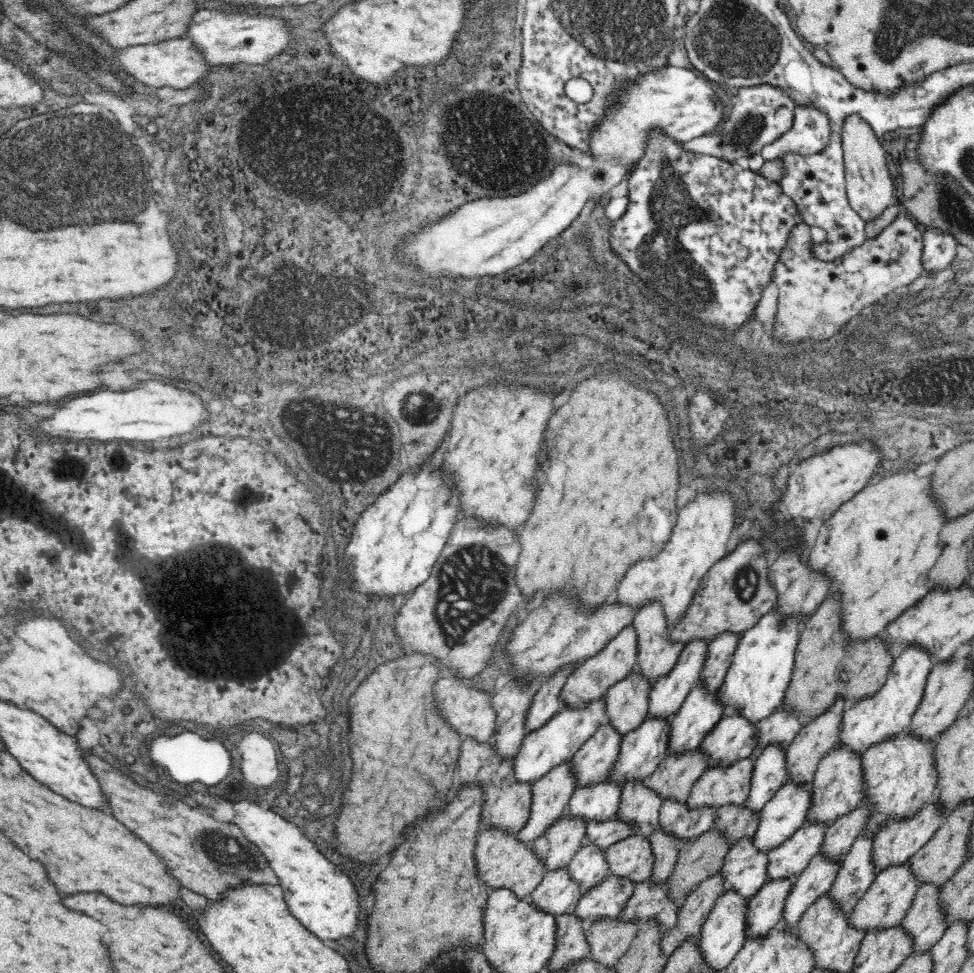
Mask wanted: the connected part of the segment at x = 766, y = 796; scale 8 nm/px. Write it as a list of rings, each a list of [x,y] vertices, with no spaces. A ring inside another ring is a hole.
[[[768,748],[760,752],[754,760],[754,774],[750,784],[750,796],[746,808],[752,814],[764,810],[764,806],[774,798],[774,794],[788,782],[786,778],[786,750]]]

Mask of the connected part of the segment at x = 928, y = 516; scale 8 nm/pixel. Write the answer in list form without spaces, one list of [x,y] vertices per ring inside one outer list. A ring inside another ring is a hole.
[[[914,472],[894,476],[866,488],[862,494],[856,494],[852,500],[842,504],[838,512],[824,522],[816,544],[810,548],[808,564],[812,566],[812,572],[822,572],[822,576],[830,580],[834,592],[840,594],[844,642],[866,642],[878,638],[890,624],[932,592],[930,572],[944,552],[938,534],[946,522],[948,520],[940,512],[936,498],[930,496],[928,478],[918,478]]]

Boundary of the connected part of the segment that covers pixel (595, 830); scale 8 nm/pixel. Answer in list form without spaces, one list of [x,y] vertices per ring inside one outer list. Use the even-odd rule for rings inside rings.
[[[608,820],[608,822],[588,822],[586,824],[586,836],[584,836],[584,844],[594,844],[600,852],[606,854],[606,850],[632,836],[632,828],[620,820]]]

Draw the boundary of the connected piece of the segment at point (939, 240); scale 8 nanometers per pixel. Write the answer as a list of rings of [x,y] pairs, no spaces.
[[[932,230],[924,232],[924,274],[936,276],[952,266],[958,242],[952,234],[932,234]]]

